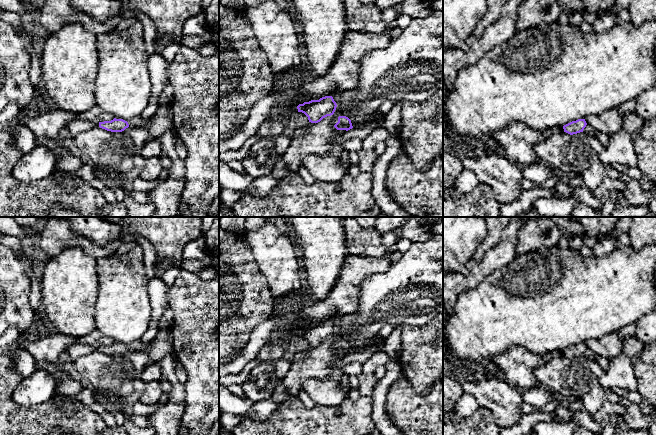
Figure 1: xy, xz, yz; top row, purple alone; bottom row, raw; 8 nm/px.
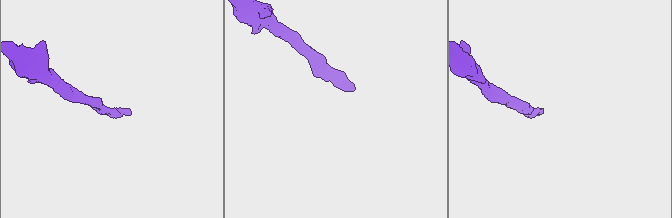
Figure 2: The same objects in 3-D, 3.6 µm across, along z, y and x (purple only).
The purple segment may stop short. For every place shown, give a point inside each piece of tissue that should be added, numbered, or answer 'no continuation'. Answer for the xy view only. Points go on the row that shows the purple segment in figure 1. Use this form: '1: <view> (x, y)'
1: xy (138, 121)

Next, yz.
no continuation

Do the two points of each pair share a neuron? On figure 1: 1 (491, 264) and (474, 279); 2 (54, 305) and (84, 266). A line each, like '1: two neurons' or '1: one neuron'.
1: one neuron
2: one neuron

